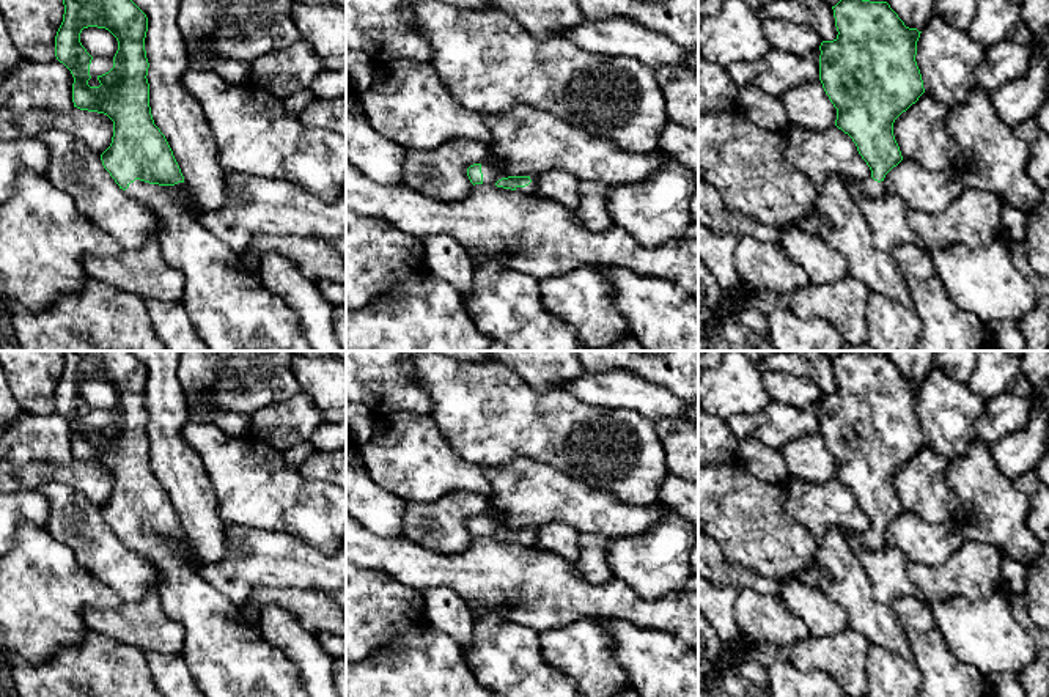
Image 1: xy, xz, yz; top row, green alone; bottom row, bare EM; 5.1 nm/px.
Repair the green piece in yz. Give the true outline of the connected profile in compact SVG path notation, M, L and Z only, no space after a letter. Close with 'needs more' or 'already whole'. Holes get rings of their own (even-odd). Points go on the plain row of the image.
M841 351L832 362L838 387L819 398L819 433L837 461L835 478L852 491L871 522L862 544L882 551L887 546L885 527L903 513L893 475L925 445L915 414L922 384L906 379L887 354Z | needs more

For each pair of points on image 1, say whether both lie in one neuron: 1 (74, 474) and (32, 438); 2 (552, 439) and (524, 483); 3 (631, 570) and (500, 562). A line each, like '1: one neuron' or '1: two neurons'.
1: two neurons
2: two neurons
3: two neurons

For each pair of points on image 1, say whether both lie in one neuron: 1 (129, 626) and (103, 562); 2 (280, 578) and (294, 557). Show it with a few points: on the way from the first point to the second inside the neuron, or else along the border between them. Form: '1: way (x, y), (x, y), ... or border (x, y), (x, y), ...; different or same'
1: border (156, 590), (148, 590), (139, 600), (125, 601); different
2: way (280, 573), (290, 562); same

